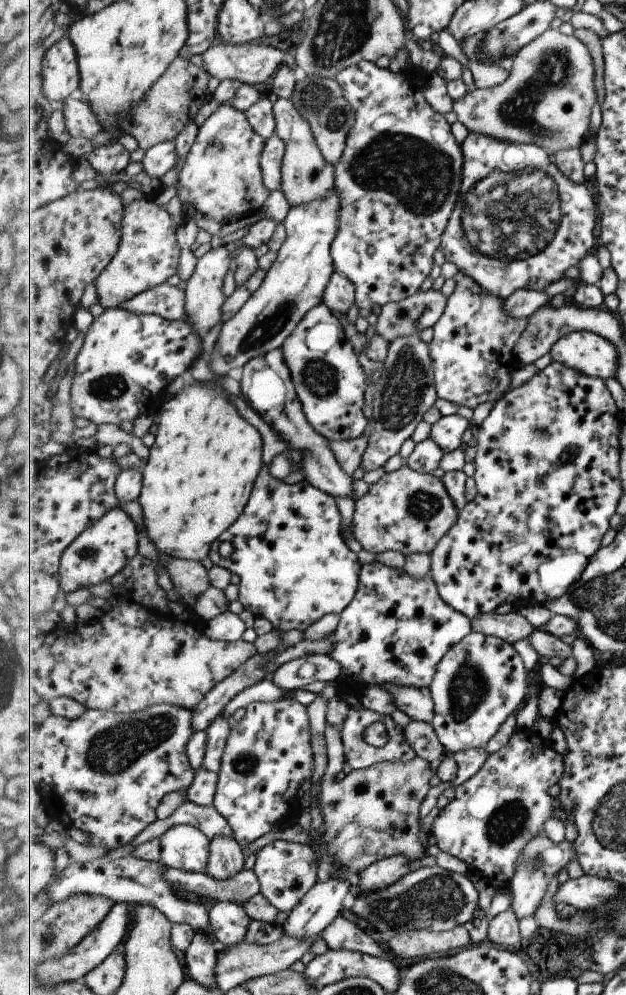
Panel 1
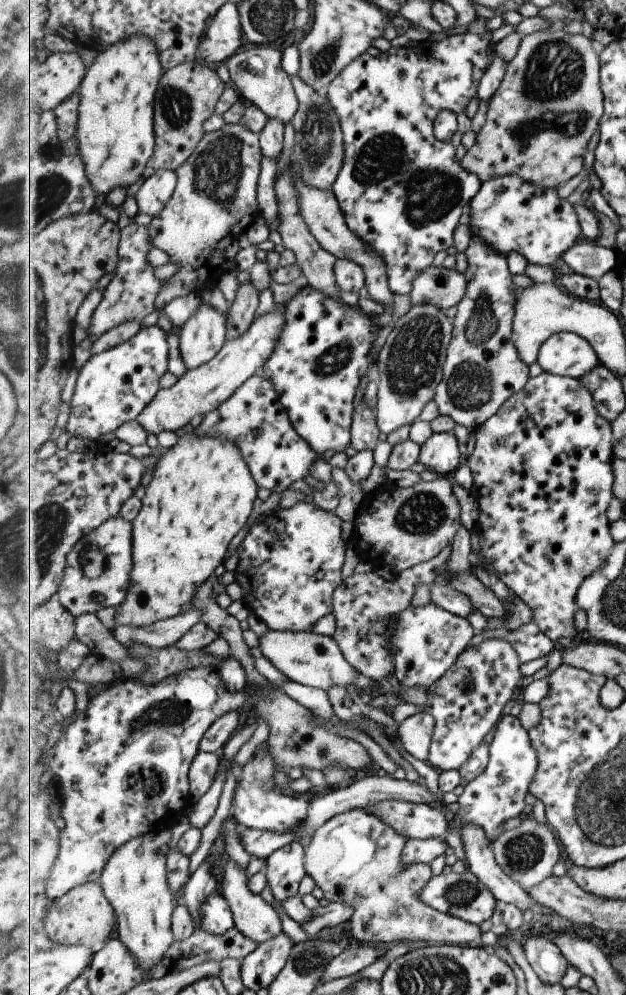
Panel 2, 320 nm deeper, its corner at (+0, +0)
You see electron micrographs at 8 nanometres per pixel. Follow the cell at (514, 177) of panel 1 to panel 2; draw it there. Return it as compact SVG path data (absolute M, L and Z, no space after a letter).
M509 175L491 179L482 183L482 188L475 195L470 204L472 235L479 235L485 239L495 250L507 255L511 250L519 251L527 257L530 263L536 265L550 265L562 258L567 249L577 241L583 240L581 219L578 217L576 206L562 199L557 190L546 189L539 185L525 182L520 176Z

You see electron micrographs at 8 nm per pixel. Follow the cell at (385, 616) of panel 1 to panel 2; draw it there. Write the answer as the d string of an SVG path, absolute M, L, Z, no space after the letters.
M433 602L424 607L411 605L396 619L398 628L394 629L390 644L395 659L394 676L405 688L426 686L427 690L431 690L468 649L477 633L467 618Z

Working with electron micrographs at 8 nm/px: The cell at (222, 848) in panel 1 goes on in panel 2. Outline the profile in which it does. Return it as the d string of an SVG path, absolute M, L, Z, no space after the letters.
M230 859L225 864L223 871L223 880L220 883L219 892L230 902L230 907L234 911L235 928L259 945L283 933L284 928L277 909L249 888L245 869Z

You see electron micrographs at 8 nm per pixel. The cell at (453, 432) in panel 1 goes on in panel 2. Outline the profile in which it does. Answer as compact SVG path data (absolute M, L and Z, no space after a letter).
M433 433L422 446L420 460L426 469L451 476L461 464L461 446L454 433Z

